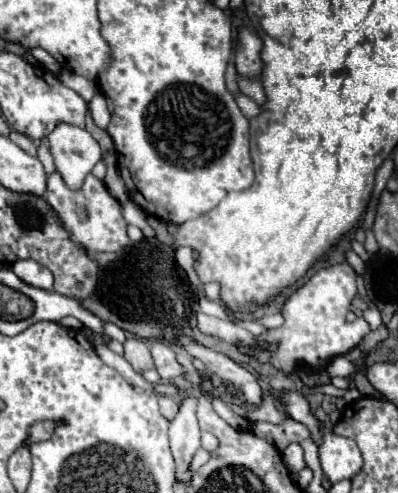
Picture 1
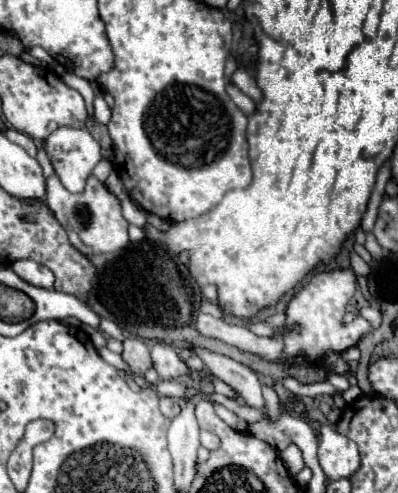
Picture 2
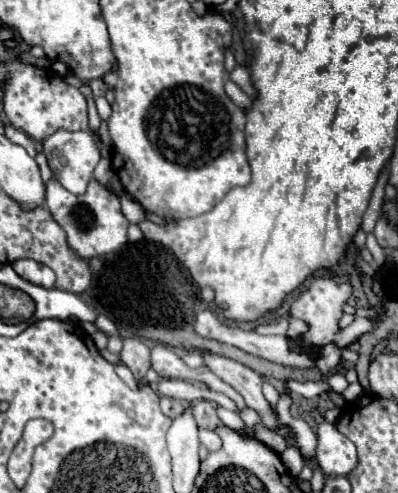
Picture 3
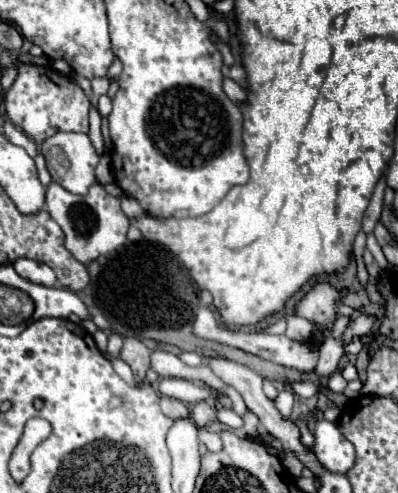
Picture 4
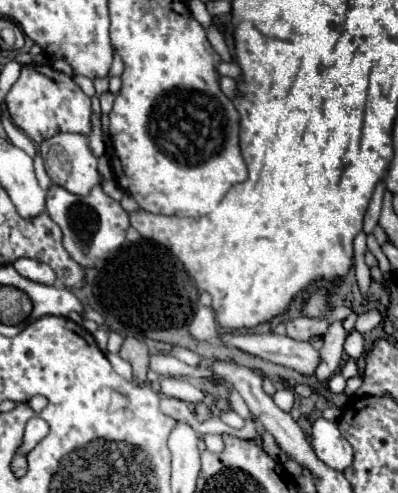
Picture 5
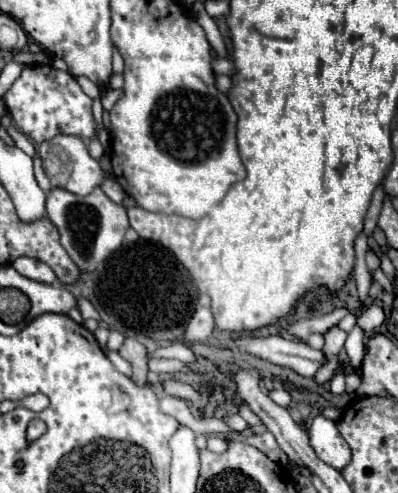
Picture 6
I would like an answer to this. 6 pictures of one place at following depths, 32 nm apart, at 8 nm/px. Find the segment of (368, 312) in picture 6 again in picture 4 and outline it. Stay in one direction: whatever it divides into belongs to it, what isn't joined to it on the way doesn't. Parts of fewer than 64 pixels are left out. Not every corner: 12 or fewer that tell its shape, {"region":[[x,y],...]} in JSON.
{"region":[[362,314],[346,328],[344,342],[372,332],[378,318]]}

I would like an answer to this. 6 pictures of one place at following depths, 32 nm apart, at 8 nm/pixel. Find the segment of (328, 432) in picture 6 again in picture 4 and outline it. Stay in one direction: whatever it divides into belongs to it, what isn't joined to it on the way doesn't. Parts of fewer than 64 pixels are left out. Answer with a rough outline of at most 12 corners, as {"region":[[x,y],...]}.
{"region":[[316,420],[314,454],[330,472],[348,472],[354,448],[338,421]]}

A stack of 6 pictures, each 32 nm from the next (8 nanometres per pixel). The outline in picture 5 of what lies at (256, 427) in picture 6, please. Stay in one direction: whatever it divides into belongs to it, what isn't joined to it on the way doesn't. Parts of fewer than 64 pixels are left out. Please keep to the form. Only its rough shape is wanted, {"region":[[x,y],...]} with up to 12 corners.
{"region":[[232,388],[232,408],[244,418],[254,418],[242,396]]}

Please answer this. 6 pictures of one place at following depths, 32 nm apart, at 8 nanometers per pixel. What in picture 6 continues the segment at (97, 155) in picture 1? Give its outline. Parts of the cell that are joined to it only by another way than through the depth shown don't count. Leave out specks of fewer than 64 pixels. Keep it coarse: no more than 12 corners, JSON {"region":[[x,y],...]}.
{"region":[[84,140],[40,144],[52,186],[86,196],[108,178]]}

